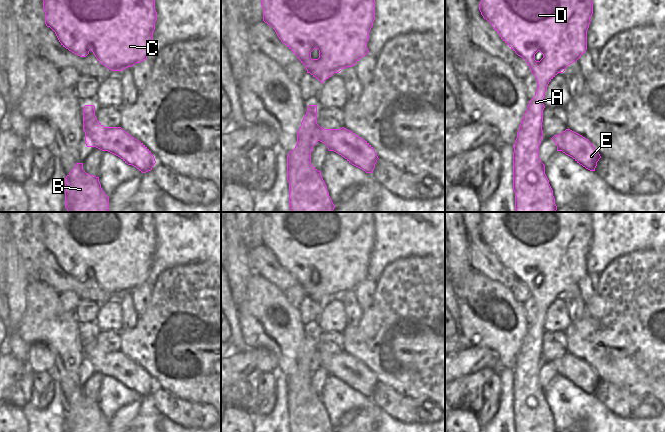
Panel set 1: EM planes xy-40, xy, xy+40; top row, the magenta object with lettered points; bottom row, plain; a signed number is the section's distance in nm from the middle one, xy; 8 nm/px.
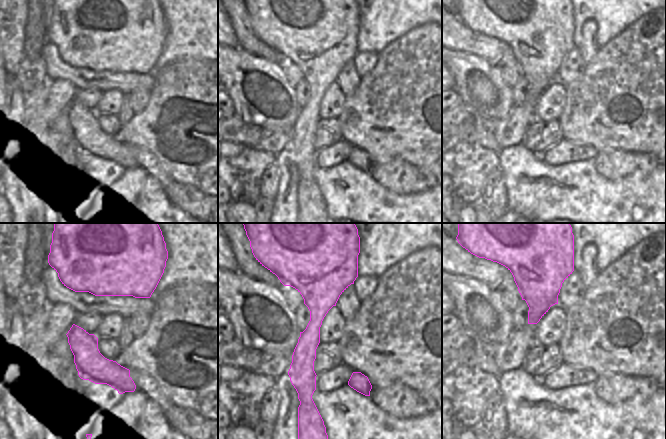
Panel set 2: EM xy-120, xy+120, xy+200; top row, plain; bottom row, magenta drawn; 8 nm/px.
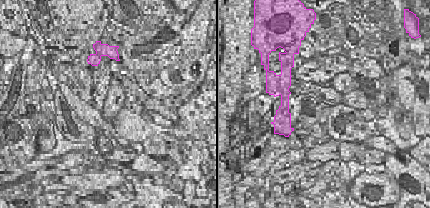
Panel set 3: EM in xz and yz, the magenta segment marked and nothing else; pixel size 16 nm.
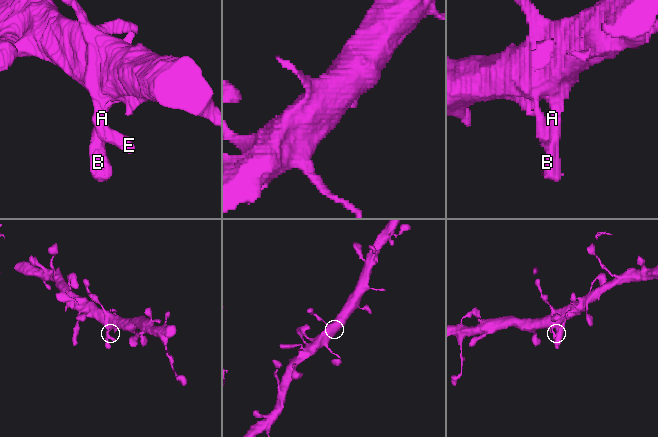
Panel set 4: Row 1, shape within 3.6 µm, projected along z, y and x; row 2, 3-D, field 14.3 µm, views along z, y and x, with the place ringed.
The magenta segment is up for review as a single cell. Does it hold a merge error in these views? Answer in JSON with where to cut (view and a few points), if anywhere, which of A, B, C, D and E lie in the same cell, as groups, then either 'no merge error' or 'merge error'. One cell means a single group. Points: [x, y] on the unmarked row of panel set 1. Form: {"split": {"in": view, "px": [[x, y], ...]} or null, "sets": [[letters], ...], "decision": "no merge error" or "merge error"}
{"split": null, "sets": [["A", "B", "C", "D", "E"]], "decision": "no merge error"}

